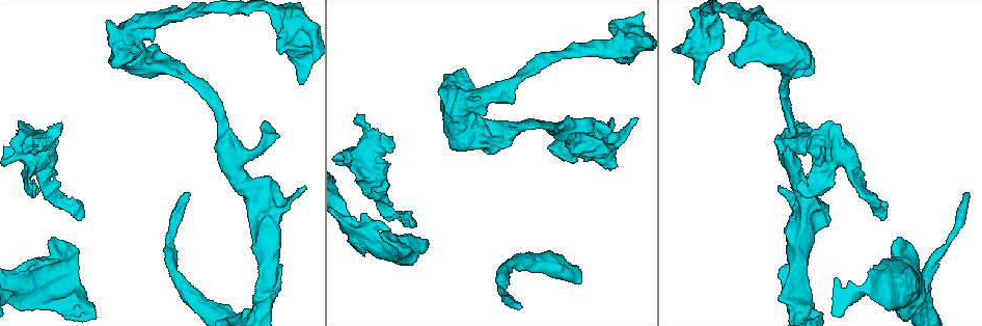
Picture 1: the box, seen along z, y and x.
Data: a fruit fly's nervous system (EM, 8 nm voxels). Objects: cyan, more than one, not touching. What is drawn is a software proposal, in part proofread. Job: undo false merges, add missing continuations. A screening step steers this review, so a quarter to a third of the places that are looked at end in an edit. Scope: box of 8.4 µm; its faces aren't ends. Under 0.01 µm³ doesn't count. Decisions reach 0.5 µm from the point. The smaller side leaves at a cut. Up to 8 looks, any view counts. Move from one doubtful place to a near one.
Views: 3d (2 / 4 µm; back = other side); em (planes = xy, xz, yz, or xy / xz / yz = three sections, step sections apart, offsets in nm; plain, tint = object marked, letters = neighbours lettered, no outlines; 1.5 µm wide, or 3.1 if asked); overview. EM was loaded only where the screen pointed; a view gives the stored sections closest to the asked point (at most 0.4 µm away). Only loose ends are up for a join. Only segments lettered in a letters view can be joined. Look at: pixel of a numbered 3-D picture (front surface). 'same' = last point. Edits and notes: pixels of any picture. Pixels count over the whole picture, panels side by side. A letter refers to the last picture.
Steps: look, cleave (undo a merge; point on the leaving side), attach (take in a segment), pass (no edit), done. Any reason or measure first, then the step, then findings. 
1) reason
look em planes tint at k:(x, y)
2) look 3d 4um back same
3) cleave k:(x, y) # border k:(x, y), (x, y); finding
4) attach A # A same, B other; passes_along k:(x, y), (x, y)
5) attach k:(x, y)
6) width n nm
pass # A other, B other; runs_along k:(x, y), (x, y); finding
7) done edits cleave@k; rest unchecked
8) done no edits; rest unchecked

look em xy step 4 tint at 1:(302, 84)

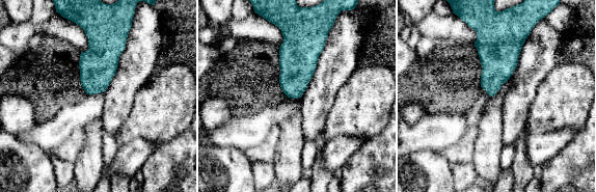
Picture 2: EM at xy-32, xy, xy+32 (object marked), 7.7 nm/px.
look em planes letters same

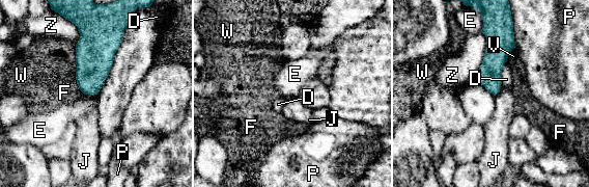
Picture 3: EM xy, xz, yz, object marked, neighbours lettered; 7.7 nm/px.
pass # D other, E other, F other, J other, P other, V other, W other, Z other; border 3:(478, 81), (494, 96); no lettered segment goes on from it

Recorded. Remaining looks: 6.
sharp bend
look em planes tint at 1:(266, 143)

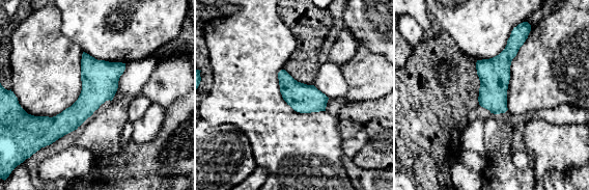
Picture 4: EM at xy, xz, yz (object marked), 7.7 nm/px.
see the neighbours
look em planes letters same

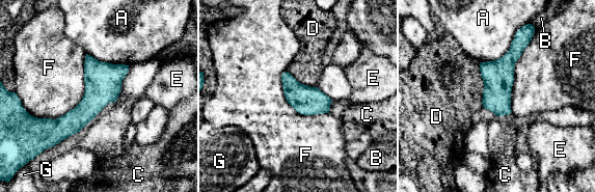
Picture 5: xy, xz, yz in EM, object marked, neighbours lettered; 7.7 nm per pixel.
width 220 nm
pass # A other, B other, C other, D other, E other, F other, G other; one cell here

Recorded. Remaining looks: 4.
branch stops here
look em yz step 8 tint at 1:(885, 203)

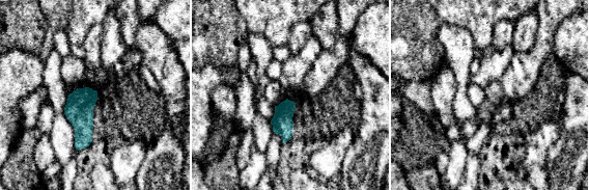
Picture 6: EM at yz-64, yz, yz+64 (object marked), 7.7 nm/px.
another direction
look em planes letters same

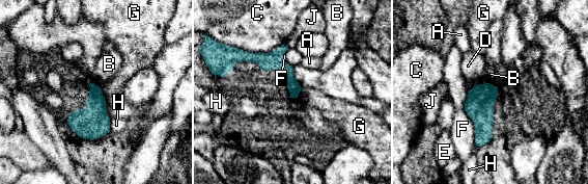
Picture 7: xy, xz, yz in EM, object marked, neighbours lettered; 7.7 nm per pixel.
pass # A other, B other, C other, D other, E other, F other, G other, H other, J other; runs_along 7:(240, 59), (281, 63), (295, 95); none of them fits

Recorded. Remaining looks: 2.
done no edits; rest unchecked

